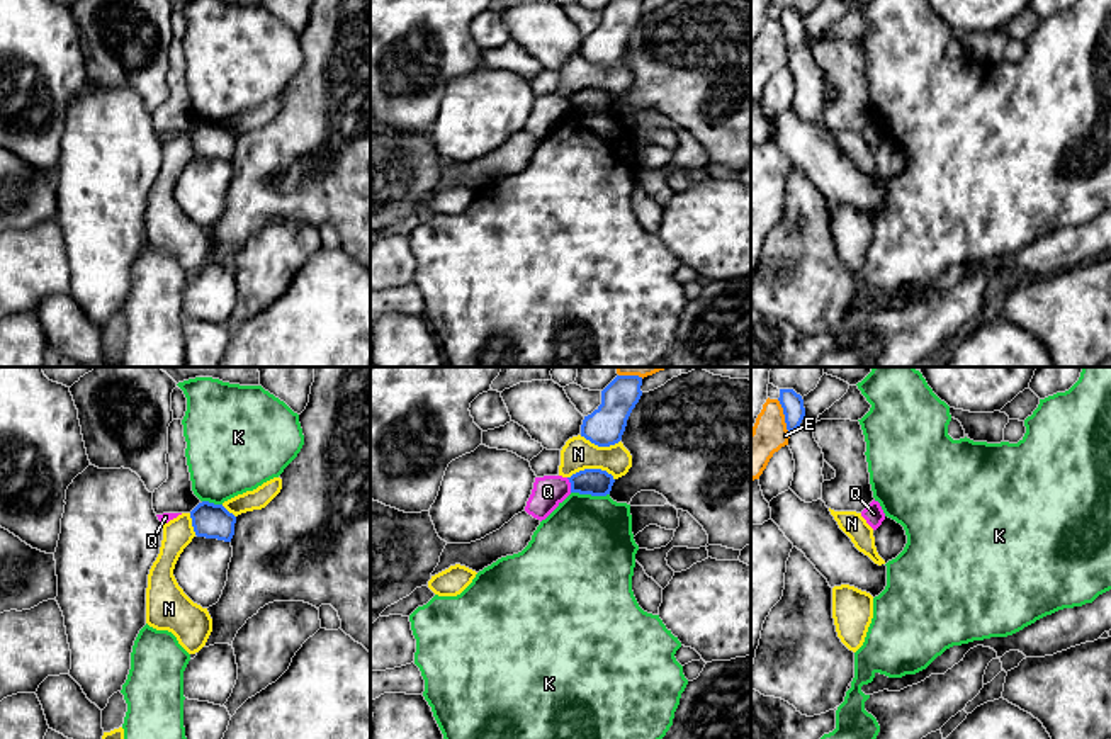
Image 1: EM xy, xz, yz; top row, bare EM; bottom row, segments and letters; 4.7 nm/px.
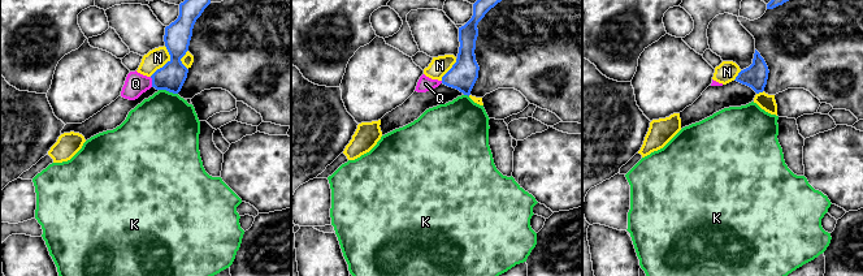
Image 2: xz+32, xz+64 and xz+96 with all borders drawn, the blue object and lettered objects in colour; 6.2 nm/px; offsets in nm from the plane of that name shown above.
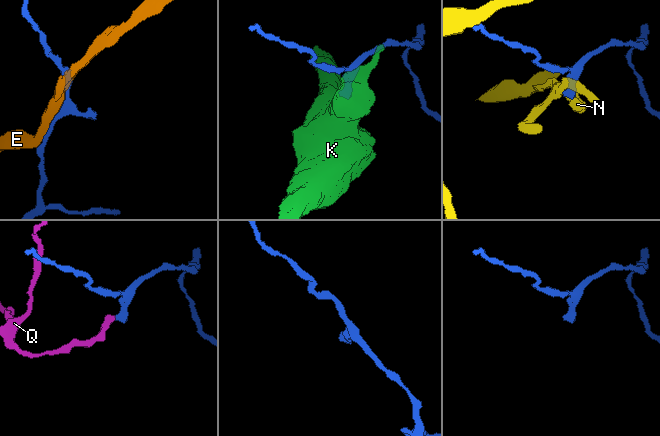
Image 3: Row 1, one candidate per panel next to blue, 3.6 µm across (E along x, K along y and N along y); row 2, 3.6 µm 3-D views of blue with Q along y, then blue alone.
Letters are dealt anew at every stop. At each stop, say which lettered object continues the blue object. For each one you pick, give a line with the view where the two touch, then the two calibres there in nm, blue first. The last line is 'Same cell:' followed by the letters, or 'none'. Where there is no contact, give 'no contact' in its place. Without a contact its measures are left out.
Same cell: none

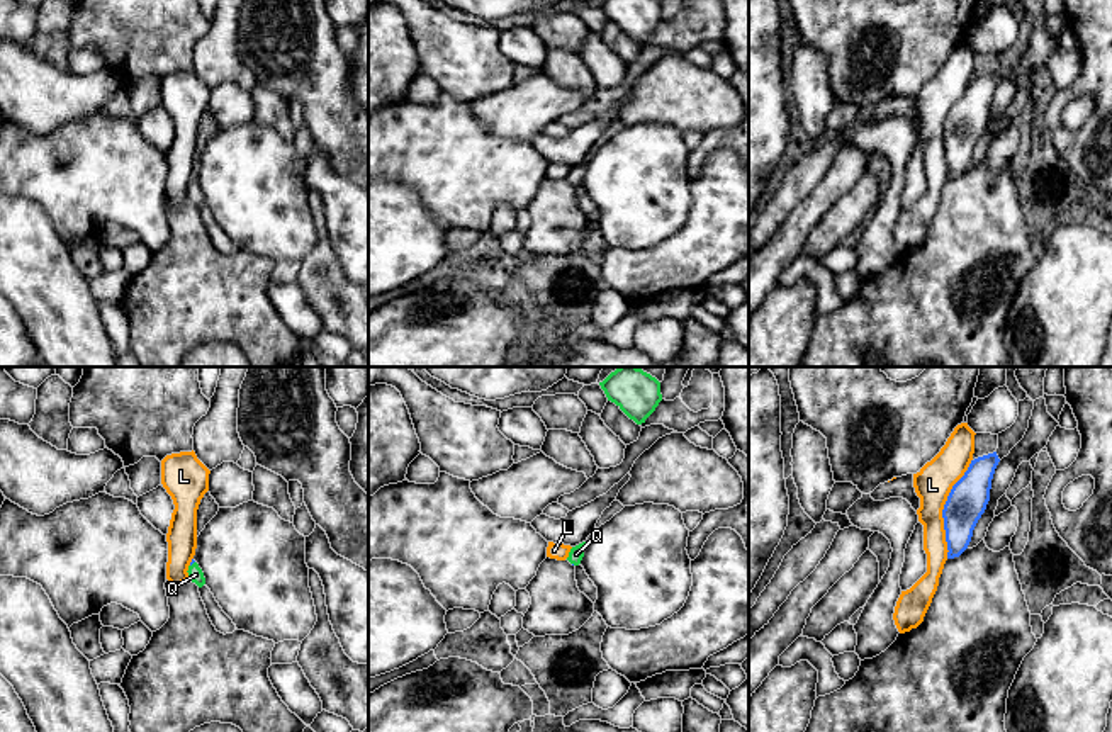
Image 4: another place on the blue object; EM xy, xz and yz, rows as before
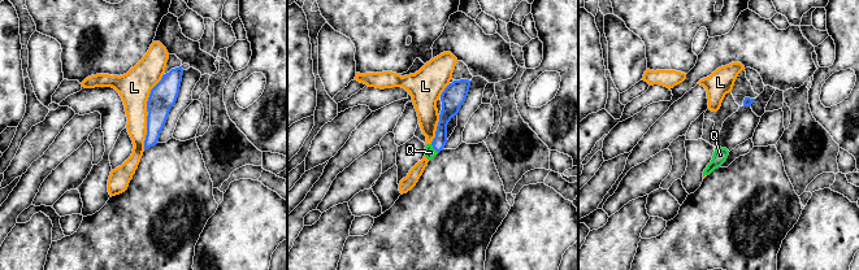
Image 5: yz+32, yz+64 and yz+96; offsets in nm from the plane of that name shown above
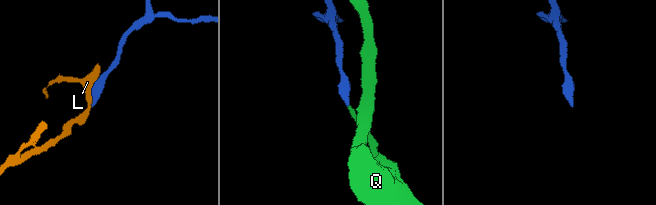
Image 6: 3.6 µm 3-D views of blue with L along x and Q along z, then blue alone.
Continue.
Q: contact in xy; calibres 20 and 70 nm
Same cell: Q

